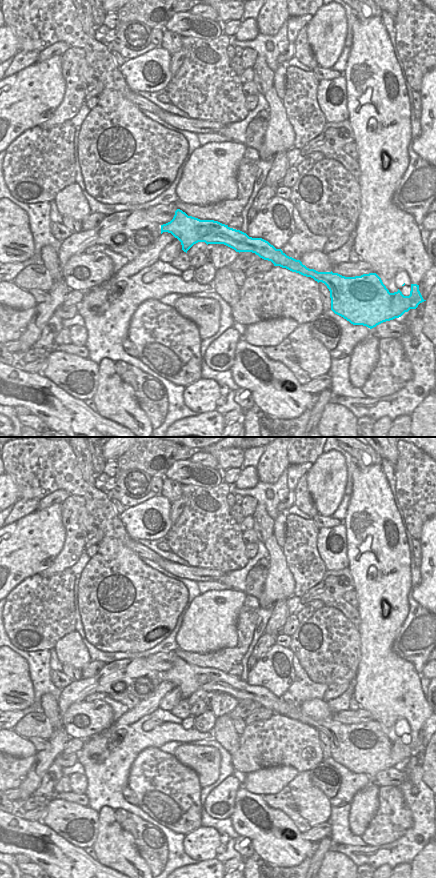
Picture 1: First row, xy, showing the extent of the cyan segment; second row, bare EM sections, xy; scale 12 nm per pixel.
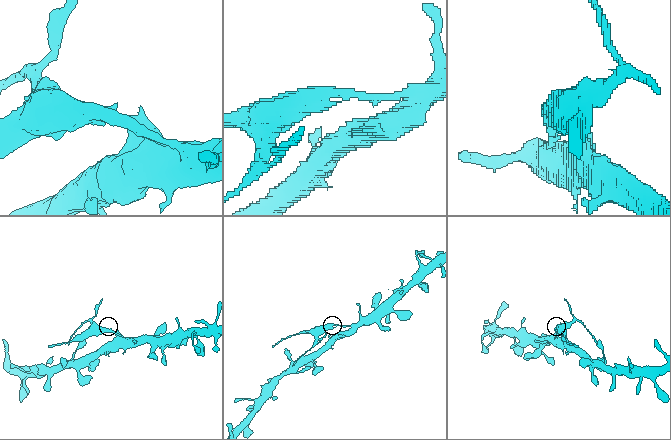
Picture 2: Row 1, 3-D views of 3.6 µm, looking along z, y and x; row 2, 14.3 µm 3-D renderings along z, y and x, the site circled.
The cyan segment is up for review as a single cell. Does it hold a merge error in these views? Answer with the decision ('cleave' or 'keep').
cleave

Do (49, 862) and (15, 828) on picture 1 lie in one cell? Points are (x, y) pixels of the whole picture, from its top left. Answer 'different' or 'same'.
same

